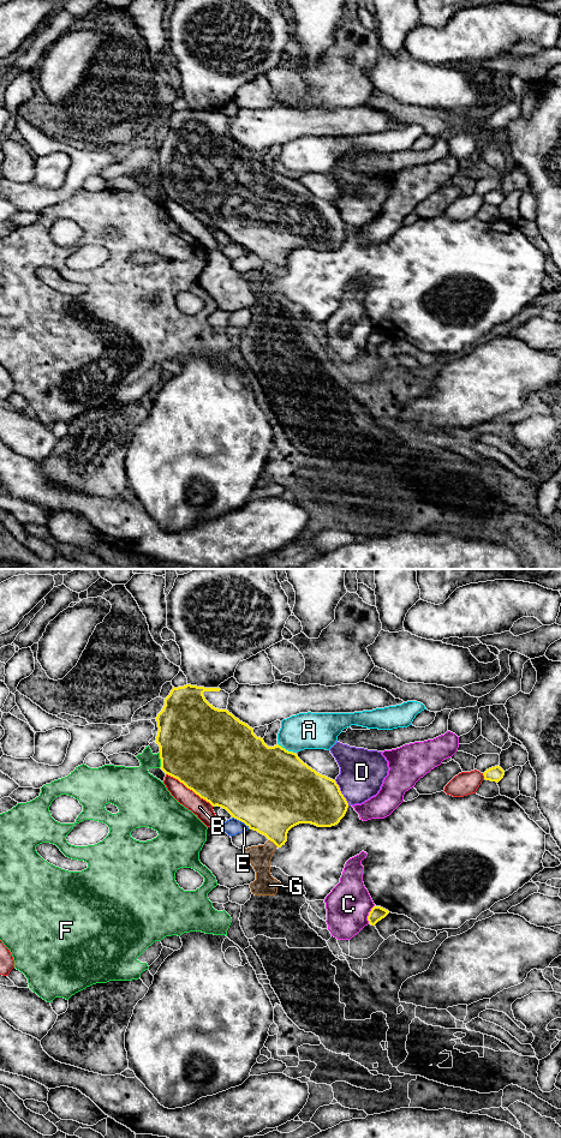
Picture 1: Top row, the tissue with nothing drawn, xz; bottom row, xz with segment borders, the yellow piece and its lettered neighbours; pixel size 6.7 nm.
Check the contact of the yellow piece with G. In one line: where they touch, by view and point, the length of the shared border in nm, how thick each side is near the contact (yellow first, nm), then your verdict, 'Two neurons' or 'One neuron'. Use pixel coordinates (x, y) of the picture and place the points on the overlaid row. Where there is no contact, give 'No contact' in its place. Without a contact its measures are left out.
Touches yellow at xz (274, 843). Shared border 80 nm. Thickness 400 nm (yellow) against 150 nm. Two neurons

